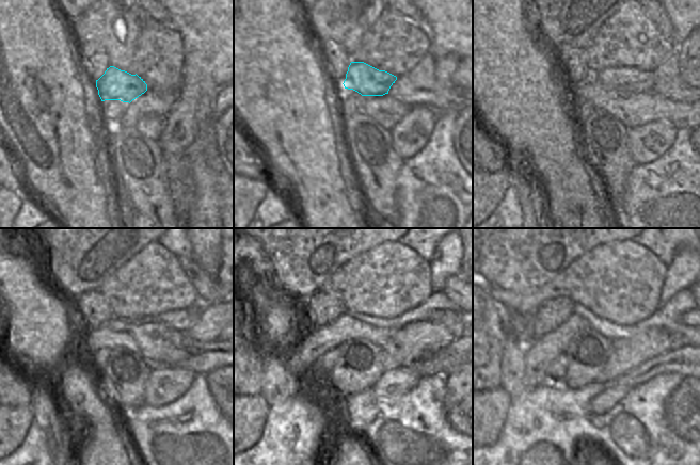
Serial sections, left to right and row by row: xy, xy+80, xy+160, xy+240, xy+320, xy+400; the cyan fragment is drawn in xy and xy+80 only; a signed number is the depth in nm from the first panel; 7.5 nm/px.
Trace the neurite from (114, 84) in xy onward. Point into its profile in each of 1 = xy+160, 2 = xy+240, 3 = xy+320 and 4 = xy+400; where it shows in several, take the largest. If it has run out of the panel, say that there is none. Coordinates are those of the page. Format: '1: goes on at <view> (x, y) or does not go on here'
1: goes on at xy+160 (631, 79)
2: goes on at xy+240 (178, 319)
3: goes on at xy+320 (440, 316)
4: goes on at xy+400 (689, 318)

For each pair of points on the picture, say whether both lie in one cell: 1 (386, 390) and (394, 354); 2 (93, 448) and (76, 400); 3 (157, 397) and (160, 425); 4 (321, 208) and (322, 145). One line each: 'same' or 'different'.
1: different
2: same
3: different
4: same

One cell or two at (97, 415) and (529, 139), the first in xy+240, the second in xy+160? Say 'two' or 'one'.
one

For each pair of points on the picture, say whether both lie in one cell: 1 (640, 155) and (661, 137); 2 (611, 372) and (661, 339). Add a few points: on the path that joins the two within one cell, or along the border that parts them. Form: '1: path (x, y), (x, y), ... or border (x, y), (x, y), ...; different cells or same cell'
1: path (646, 149), (655, 140); same cell
2: path (623, 361), (632, 352), (649, 343); same cell

